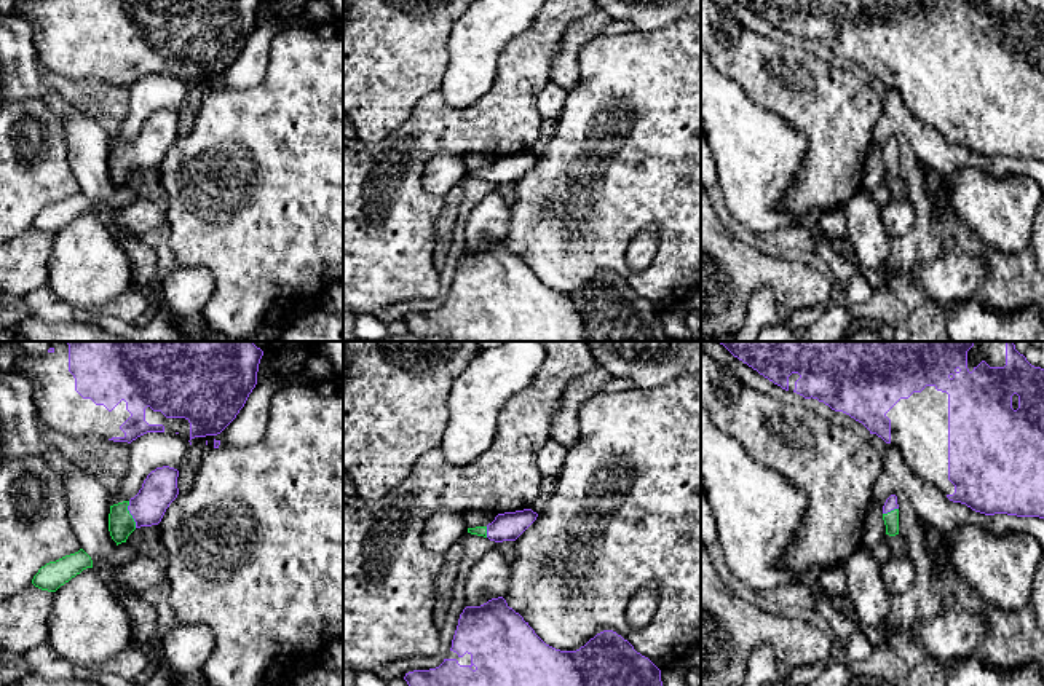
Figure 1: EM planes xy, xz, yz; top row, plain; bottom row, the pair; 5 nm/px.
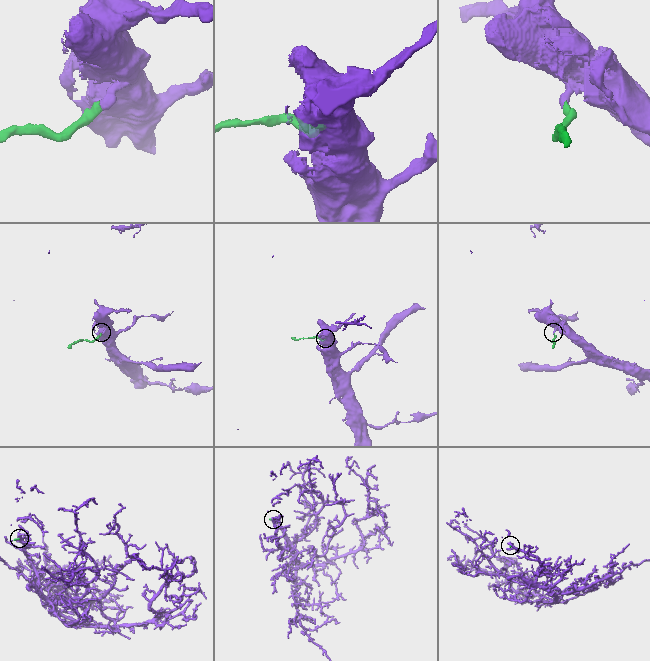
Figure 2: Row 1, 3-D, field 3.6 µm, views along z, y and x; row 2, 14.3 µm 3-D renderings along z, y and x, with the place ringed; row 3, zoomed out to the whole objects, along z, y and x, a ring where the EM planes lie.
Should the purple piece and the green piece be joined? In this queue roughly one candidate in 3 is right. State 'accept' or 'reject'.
accept

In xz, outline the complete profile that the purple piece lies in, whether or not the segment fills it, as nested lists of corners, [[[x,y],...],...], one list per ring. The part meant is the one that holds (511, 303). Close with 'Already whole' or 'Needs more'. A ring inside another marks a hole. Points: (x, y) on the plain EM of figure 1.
[[[503,239],[466,249],[444,305],[436,311],[409,314],[404,322],[415,335],[444,333],[447,341],[682,341],[664,332],[661,313],[616,274],[603,273],[576,294],[560,294],[546,287]]]. Needs more

